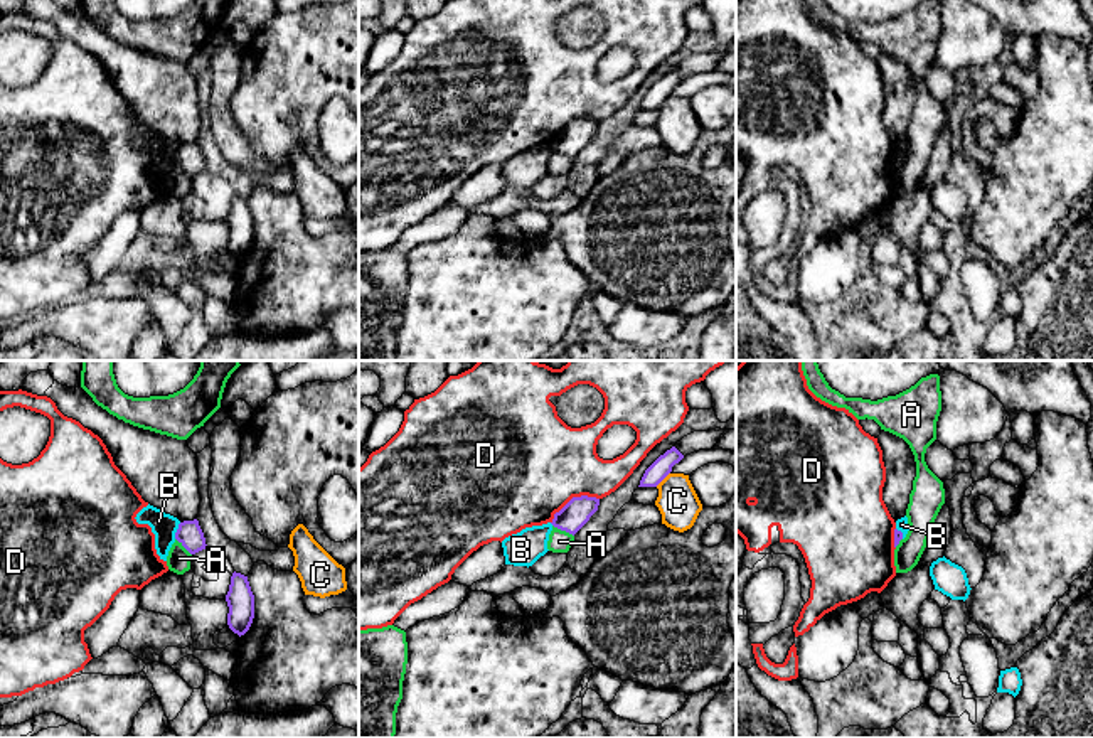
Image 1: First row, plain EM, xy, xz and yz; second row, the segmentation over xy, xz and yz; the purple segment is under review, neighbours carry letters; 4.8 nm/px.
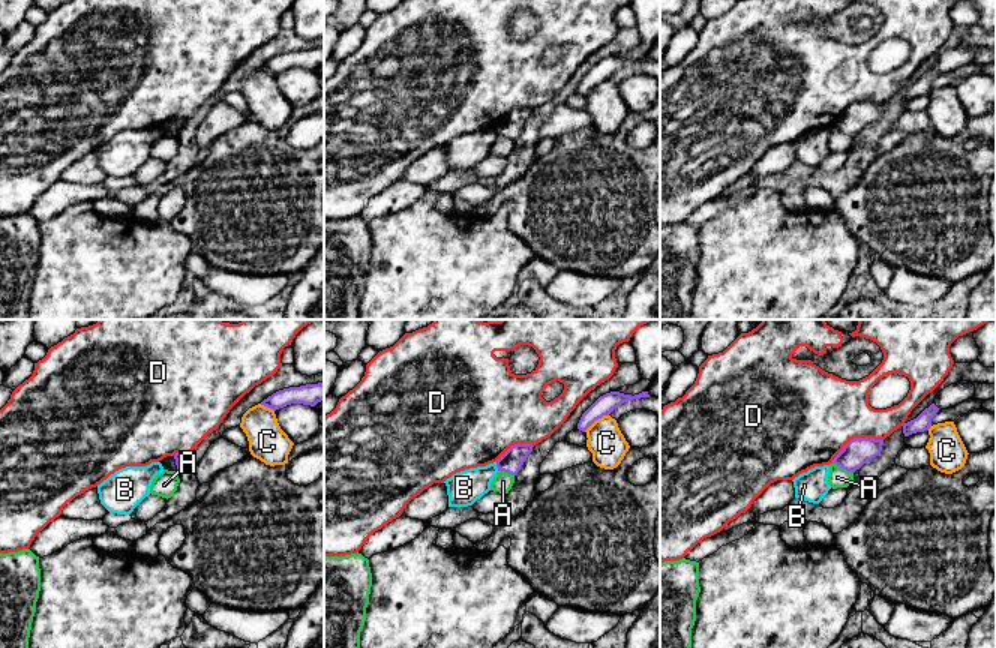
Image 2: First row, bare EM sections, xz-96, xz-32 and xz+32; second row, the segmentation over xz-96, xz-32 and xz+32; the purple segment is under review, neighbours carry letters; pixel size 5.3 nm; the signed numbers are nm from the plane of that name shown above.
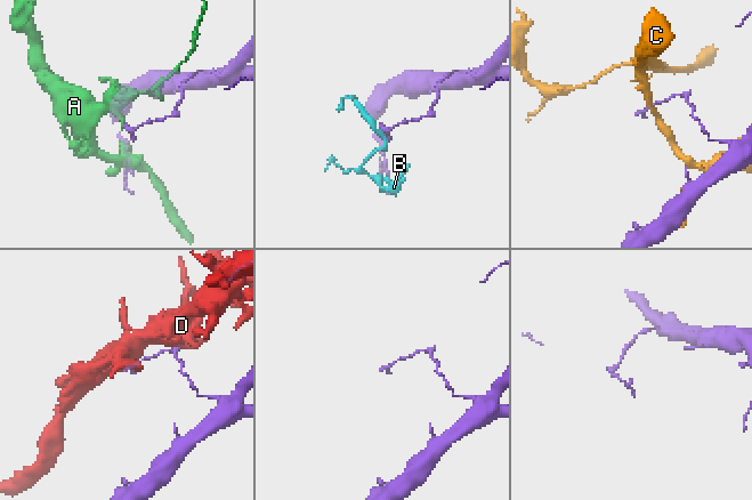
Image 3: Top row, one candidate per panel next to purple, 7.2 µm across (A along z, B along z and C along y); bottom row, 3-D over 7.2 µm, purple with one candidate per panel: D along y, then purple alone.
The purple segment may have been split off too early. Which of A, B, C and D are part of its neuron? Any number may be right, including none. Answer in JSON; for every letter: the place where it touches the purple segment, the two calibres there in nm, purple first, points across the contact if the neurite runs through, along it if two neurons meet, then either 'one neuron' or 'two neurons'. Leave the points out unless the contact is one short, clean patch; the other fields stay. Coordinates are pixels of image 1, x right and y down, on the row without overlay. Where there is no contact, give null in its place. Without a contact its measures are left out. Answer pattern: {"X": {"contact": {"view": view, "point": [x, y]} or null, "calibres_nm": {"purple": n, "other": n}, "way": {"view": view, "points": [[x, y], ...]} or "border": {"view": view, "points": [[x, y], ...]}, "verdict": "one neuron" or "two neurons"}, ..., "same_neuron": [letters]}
{"A": {"contact": {"view": "xz", "point": [563, 152]}, "calibres_nm": {"purple": 140, "other": 110}, "border": {"view": "xz", "points": [[553, 147], [573, 159]]}, "verdict": "two neurons"}, "B": {"contact": {"view": "xy", "point": [177, 154]}, "calibres_nm": {"purple": 120, "other": 120}, "border": {"view": "xy", "points": [[181, 145], [174, 160]]}, "verdict": "two neurons"}, "C": {"contact": {"view": "xz", "point": [662, 101]}, "calibres_nm": {"purple": 90, "other": 190}, "verdict": "two neurons"}, "D": {"contact": {"view": "xz", "point": [573, 120]}, "calibres_nm": {"purple": 140, "other": 500}, "verdict": "two neurons"}, "same_neuron": []}

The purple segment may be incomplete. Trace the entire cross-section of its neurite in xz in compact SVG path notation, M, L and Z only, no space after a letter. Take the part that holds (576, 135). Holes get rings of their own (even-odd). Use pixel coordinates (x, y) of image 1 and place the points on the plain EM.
M573 120L559 135L554 136L551 147L574 158L598 133L598 128L600 121L596 120Z

